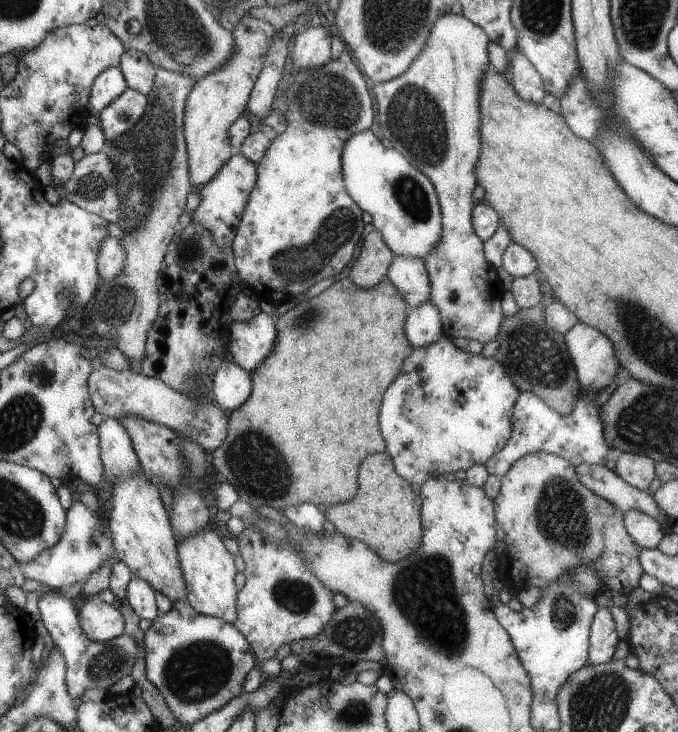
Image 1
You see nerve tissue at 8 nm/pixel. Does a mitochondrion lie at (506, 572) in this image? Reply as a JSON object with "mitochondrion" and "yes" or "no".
{"mitochondrion":"no"}

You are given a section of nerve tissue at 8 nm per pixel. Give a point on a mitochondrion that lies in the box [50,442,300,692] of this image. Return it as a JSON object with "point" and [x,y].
{"point":[105,665]}

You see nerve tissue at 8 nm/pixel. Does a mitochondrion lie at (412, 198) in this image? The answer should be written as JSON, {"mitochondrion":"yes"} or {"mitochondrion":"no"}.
{"mitochondrion":"yes"}

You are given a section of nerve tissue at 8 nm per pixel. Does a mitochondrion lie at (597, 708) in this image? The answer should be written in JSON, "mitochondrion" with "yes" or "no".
{"mitochondrion":"yes"}

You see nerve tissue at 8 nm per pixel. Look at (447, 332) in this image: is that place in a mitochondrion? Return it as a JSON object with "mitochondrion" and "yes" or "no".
{"mitochondrion":"no"}

